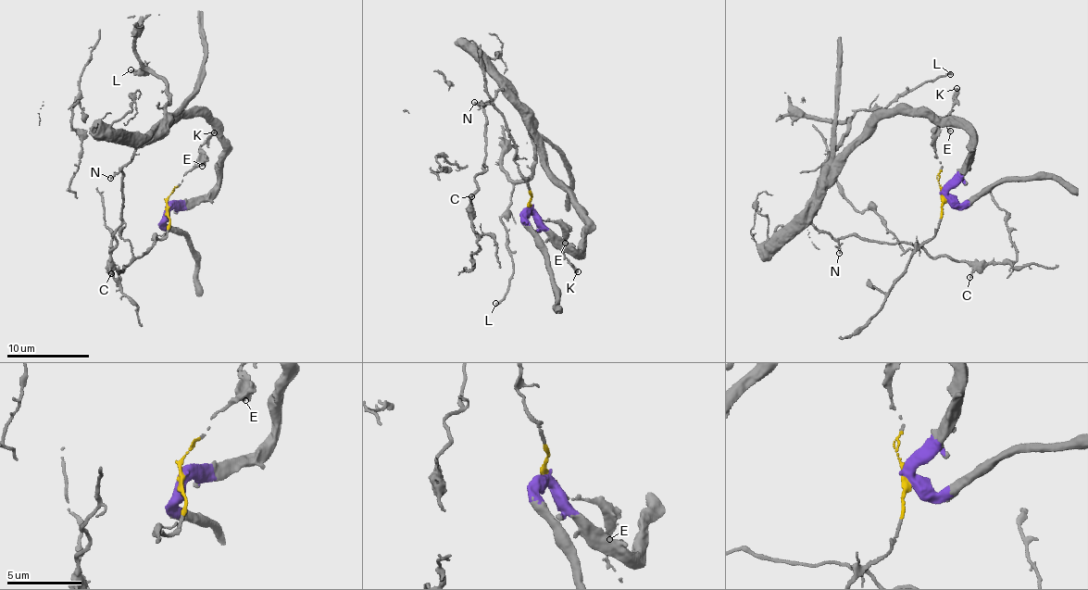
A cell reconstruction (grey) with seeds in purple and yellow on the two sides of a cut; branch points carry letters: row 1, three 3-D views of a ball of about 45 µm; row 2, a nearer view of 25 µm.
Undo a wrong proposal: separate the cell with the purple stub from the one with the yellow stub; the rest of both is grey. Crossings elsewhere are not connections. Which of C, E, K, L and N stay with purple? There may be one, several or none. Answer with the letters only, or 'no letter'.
C, L, N

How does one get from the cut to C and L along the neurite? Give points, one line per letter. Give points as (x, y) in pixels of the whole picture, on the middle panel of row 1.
C: (529, 207), (579, 251), (587, 217), (502, 90), (485, 106), (485, 169), (470, 205), (472, 195)
L: (529, 207), (581, 248), (587, 217), (531, 130), (532, 172), (517, 183), (505, 225), (513, 272), (495, 303)

